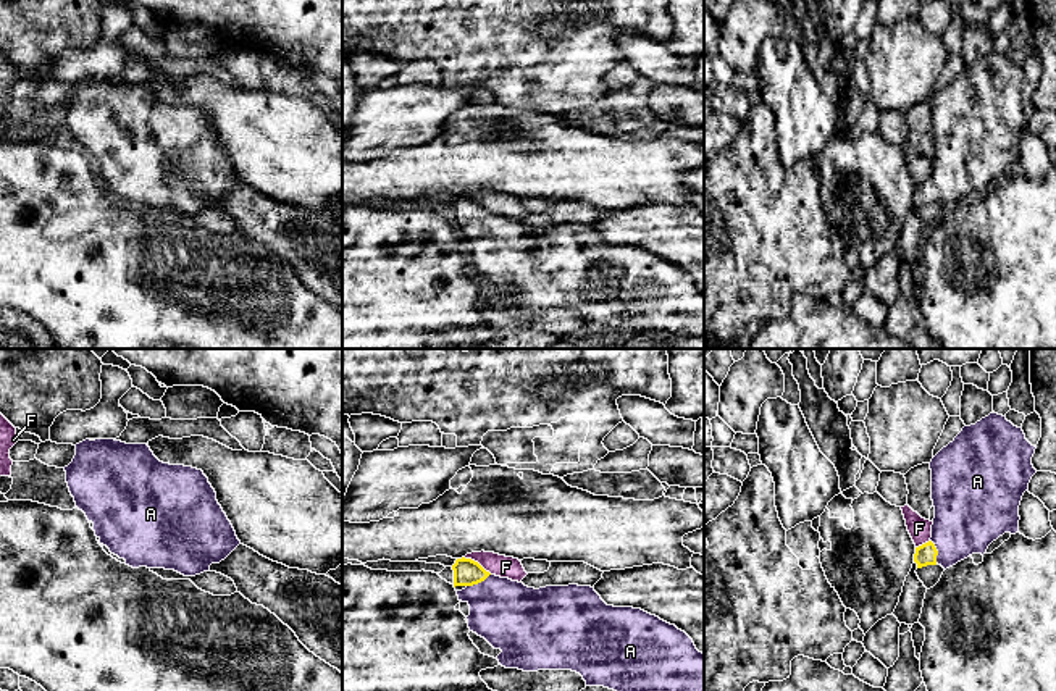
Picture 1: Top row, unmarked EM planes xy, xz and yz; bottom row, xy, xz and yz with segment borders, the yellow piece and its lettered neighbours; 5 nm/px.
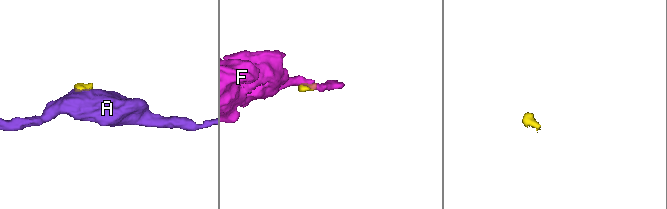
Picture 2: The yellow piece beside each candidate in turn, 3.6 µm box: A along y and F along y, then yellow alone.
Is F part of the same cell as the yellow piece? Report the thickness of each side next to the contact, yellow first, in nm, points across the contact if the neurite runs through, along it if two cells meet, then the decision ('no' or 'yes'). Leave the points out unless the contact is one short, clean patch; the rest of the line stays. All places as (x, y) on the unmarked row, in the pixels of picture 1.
calibres 140 and 110 nm; border xz (464, 196), (477, 199), (491, 212); no

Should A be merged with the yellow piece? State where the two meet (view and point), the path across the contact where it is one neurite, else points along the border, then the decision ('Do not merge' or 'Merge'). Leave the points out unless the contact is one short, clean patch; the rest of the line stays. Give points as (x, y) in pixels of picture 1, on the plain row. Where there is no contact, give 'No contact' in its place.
Touches yellow at xz (478, 220). Path across: xz (467, 210), (478, 220), (512, 255). Merge

